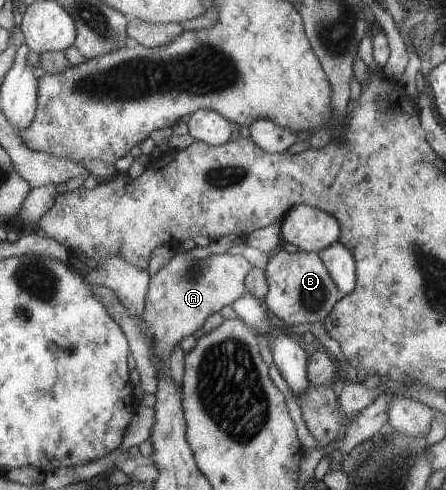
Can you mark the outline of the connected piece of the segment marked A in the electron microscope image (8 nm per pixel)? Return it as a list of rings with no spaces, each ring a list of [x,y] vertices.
[[[182,249],[176,250],[175,255],[170,261],[148,279],[148,291],[145,297],[144,311],[141,316],[132,316],[128,308],[117,299],[114,291],[108,287],[93,284],[93,295],[105,303],[104,307],[109,307],[109,315],[113,315],[116,323],[121,323],[121,331],[129,335],[129,347],[132,350],[132,356],[136,369],[139,374],[143,395],[149,395],[156,390],[156,379],[158,378],[158,368],[154,366],[154,361],[166,361],[173,346],[176,346],[185,335],[197,335],[203,325],[203,321],[214,312],[218,312],[223,305],[231,305],[237,298],[240,298],[246,290],[244,288],[244,278],[252,266],[241,256],[241,254],[210,254],[204,259],[194,258],[189,251]]]

